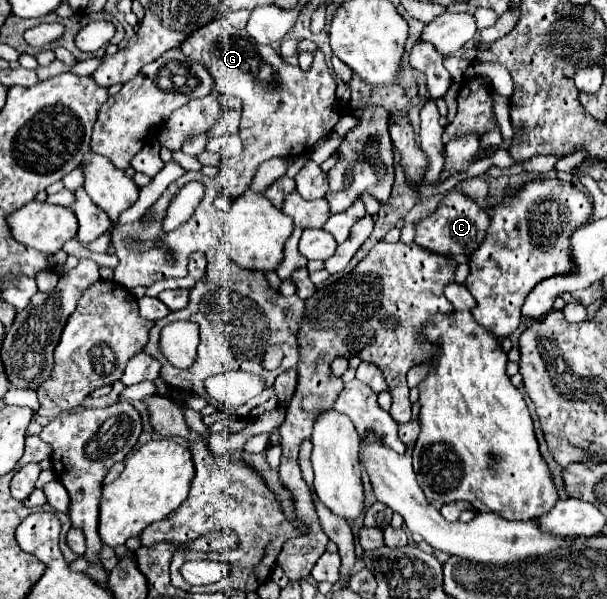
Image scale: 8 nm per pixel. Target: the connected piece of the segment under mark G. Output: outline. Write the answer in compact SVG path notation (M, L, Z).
M218 18L196 30L196 34L184 42L182 52L210 72L216 94L236 96L244 104L240 126L244 152L236 158L220 160L218 164L216 182L222 196L240 196L254 180L262 162L304 154L324 138L340 118L340 106L334 94L336 82L328 72L322 50L318 48L314 52L312 66L302 70L300 66L284 62L272 46L256 42L246 30L238 30Z

